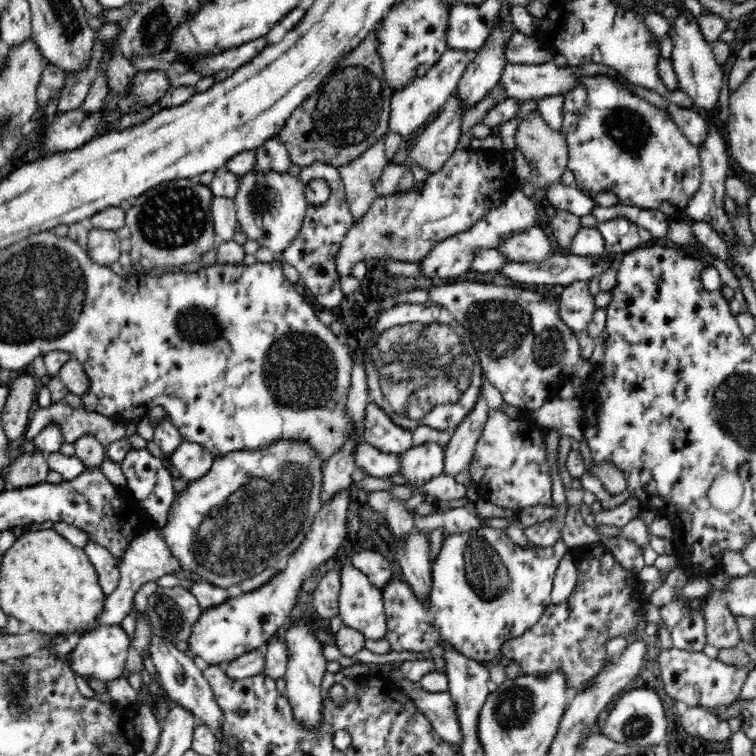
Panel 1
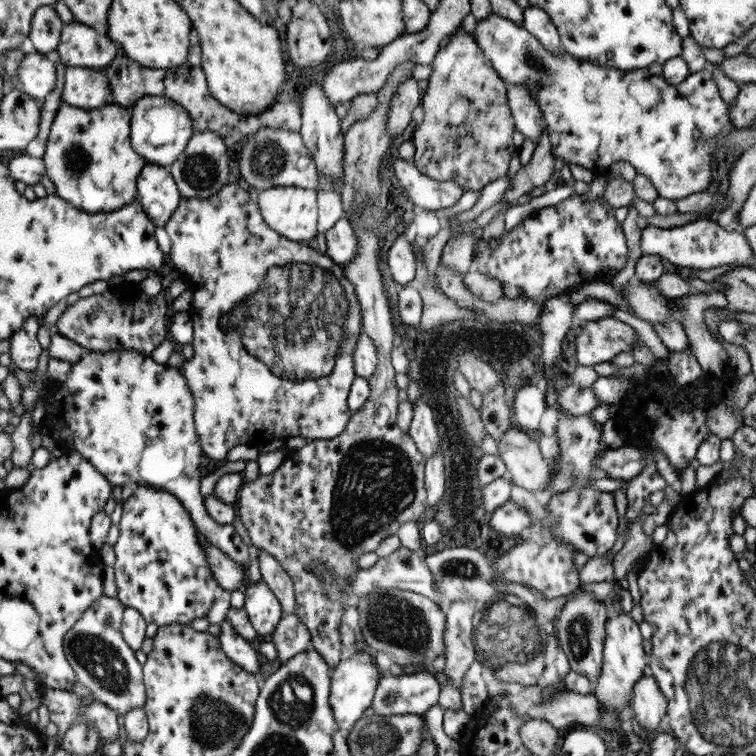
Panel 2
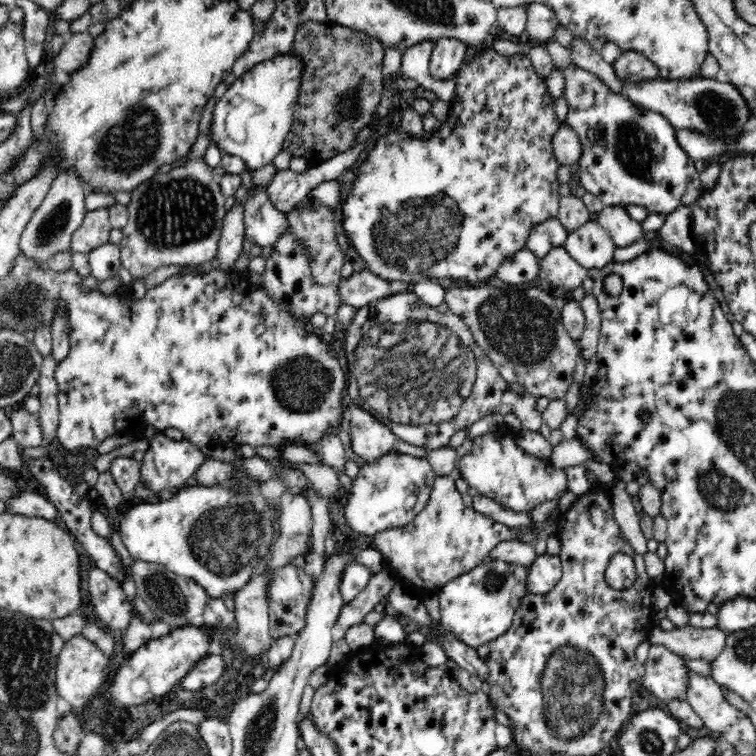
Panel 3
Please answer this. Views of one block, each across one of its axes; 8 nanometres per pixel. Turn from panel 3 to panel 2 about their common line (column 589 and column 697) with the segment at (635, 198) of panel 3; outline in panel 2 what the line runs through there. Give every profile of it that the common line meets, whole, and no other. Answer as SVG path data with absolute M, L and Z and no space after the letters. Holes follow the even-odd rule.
M489 15L475 22L474 31L471 36L474 39L474 44L481 50L485 59L489 60L493 70L497 72L506 84L511 83L527 86L533 81L539 82L538 87L535 88L533 100L537 103L537 107L541 109L542 123L545 125L545 128L547 128L549 143L551 143L551 153L553 153L553 157L555 157L555 162L557 162L558 166L577 164L579 166L585 166L585 168L589 168L589 170L597 173L604 173L613 162L627 161L627 163L635 168L636 174L643 174L643 176L649 178L649 181L653 183L653 187L657 190L659 197L675 201L694 192L707 192L707 188L711 183L710 160L713 152L716 148L719 148L719 141L723 139L723 135L729 133L729 131L735 131L735 126L729 122L729 114L726 110L727 106L719 97L715 82L711 79L711 70L709 67L689 73L687 77L677 84L669 84L665 82L661 76L651 75L651 73L647 72L646 68L639 69L639 74L637 74L639 78L637 78L637 80L625 82L626 71L609 68L609 66L597 66L597 64L591 64L591 62L579 61L578 59L572 58L569 54L566 54L564 50L562 50L559 55L553 55L545 51L545 48L526 31L523 26L517 26L517 24L511 22L511 20Z

